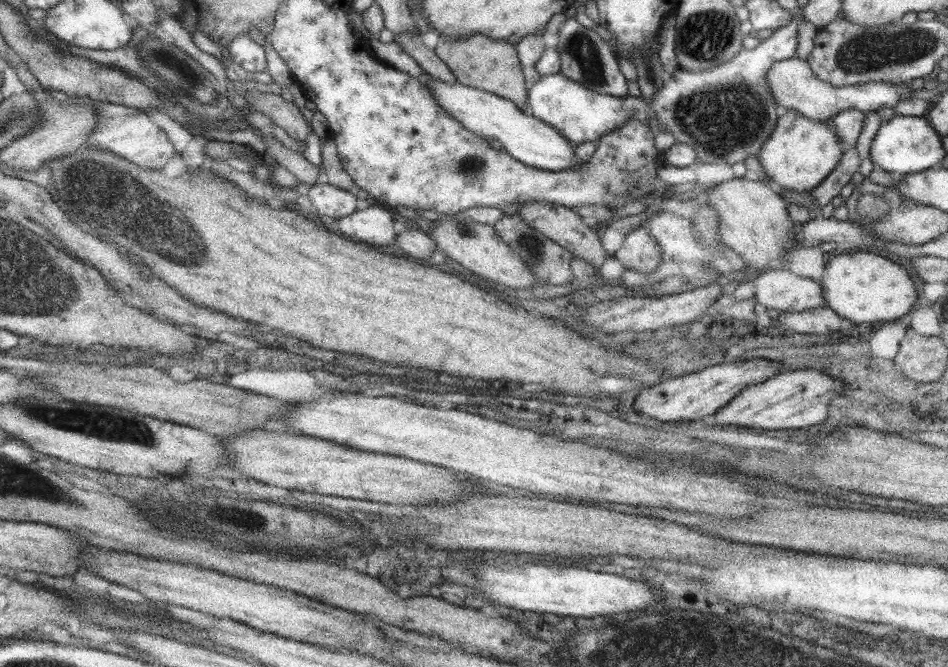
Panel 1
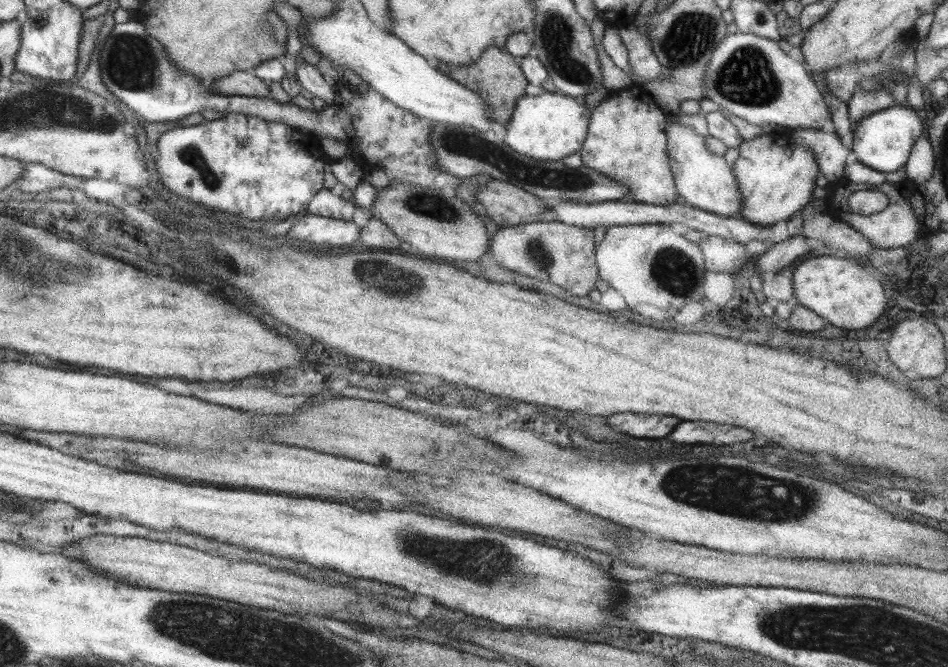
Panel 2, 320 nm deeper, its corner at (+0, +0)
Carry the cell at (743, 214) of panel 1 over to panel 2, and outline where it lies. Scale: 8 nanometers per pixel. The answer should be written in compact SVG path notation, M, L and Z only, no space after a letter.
M667 118L664 131L669 166L677 194L687 205L699 210L727 218L739 217L741 198L737 181L730 169L731 164L726 163L722 156L713 154L706 147L704 136L697 135L693 129L681 124L677 118Z

